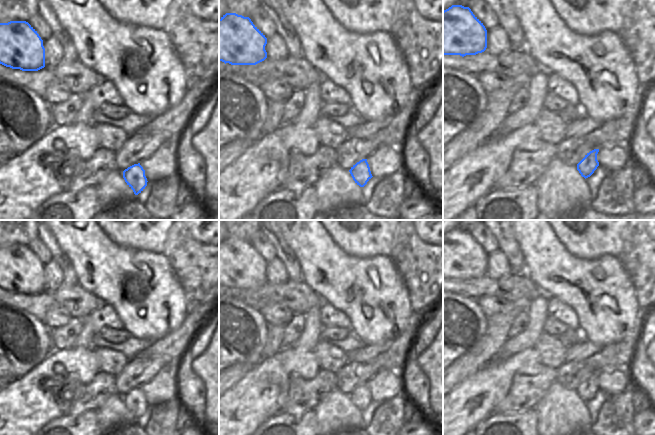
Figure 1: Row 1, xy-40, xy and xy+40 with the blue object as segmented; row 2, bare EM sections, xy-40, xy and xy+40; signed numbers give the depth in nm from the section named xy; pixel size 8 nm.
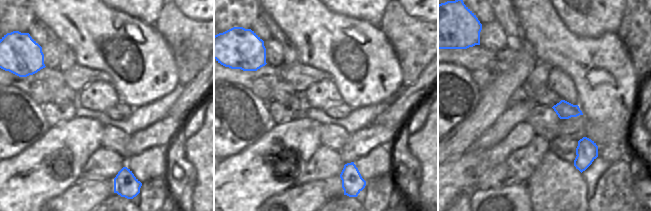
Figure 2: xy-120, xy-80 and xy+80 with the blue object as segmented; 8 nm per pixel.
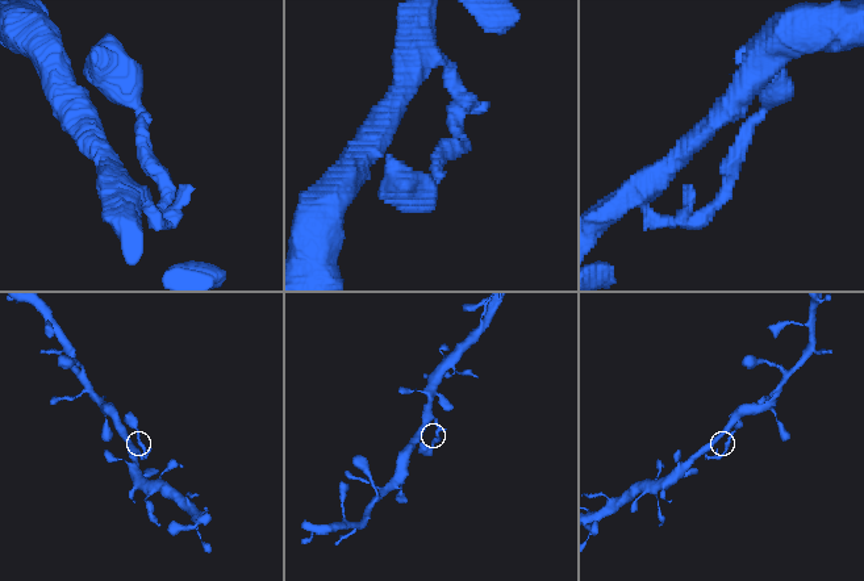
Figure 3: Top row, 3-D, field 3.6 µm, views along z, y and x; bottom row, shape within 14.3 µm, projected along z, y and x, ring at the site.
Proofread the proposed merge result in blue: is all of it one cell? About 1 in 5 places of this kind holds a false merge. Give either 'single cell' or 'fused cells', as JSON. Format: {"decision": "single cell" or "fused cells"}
{"decision": "fused cells"}

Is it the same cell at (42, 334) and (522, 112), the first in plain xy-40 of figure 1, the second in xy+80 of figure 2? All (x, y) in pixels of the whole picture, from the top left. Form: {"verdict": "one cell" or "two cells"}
{"verdict": "two cells"}

